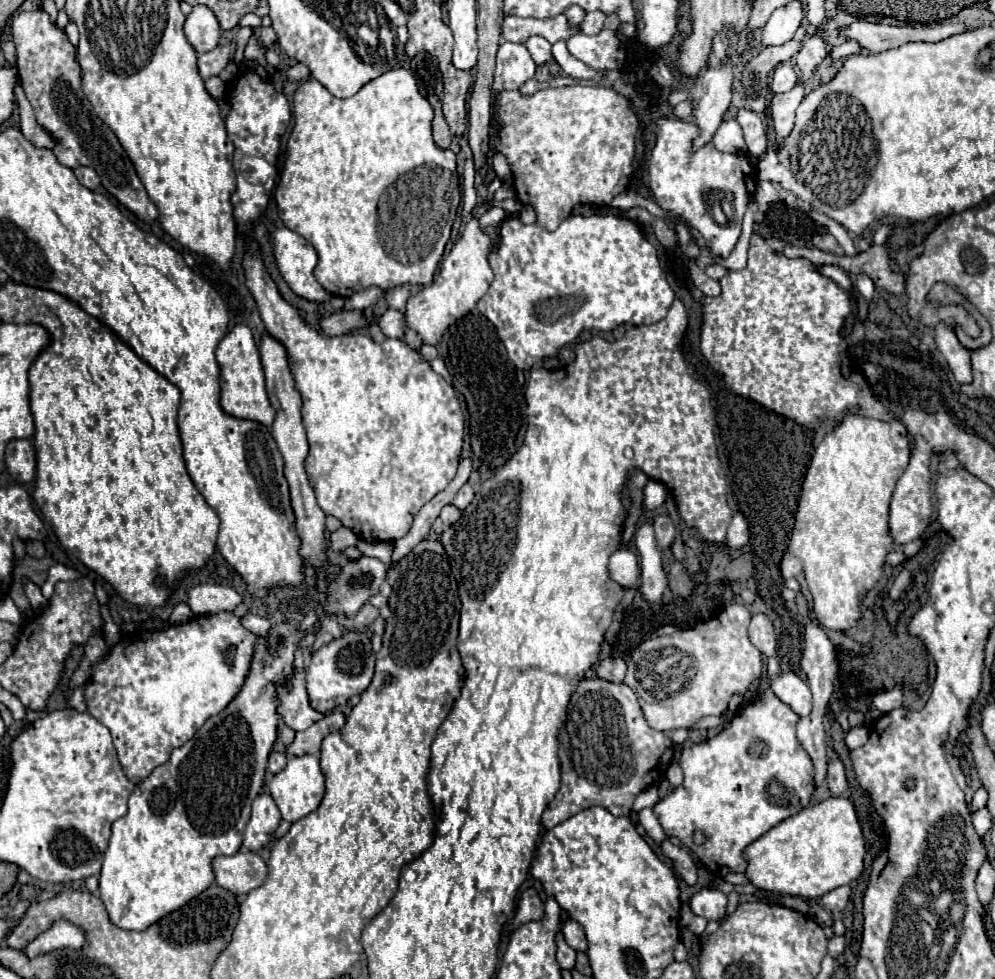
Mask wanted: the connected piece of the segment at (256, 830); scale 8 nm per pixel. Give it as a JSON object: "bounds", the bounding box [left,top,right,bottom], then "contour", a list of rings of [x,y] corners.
{"bounds":[243,794,281,852],"contour":[[[259,794],[253,800],[253,812],[243,832],[243,846],[251,852],[261,850],[273,838],[273,832],[277,830],[279,822],[281,814],[275,800],[269,794]]]}

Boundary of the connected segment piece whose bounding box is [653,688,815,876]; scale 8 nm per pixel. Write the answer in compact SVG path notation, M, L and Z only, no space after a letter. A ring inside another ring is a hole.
M763 688L757 696L757 702L741 708L735 718L713 738L693 744L689 750L681 752L681 768L683 768L683 788L673 790L661 802L655 804L653 812L661 822L667 836L679 838L685 846L691 848L693 854L715 874L727 876L731 872L745 874L747 858L745 850L749 844L759 840L765 832L769 832L781 820L801 812L815 790L813 786L813 762L805 748L801 748L795 732L797 732L799 716L781 700L771 688ZM703 830L707 842L701 846L693 844L693 832Z

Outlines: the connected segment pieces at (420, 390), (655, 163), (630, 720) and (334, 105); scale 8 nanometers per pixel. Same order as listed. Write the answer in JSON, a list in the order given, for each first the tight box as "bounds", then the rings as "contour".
[{"bounds":[243,248,465,542],"contour":[[[249,248],[249,252],[243,258],[243,264],[245,264],[245,272],[247,272],[247,286],[249,286],[255,302],[257,302],[257,308],[259,308],[259,314],[263,318],[267,334],[273,336],[275,340],[279,340],[289,352],[289,366],[291,366],[291,372],[293,372],[293,378],[295,378],[295,384],[297,384],[297,392],[301,394],[301,400],[303,400],[301,416],[303,416],[303,424],[305,424],[307,440],[309,440],[309,456],[305,460],[305,470],[307,470],[309,482],[315,490],[317,504],[321,506],[321,510],[325,514],[335,516],[337,520],[341,520],[341,524],[345,528],[353,530],[361,540],[367,540],[367,542],[377,542],[377,540],[379,542],[389,542],[389,540],[395,542],[395,540],[399,540],[401,536],[405,536],[409,532],[415,514],[437,492],[445,490],[445,486],[453,480],[453,476],[457,472],[457,464],[459,464],[459,458],[461,458],[461,446],[463,446],[463,434],[465,434],[465,418],[463,418],[463,412],[461,412],[461,406],[459,406],[459,400],[457,400],[457,394],[455,394],[451,382],[447,382],[443,376],[433,372],[433,368],[419,354],[419,350],[409,348],[403,340],[385,338],[381,344],[377,344],[377,342],[371,340],[371,336],[365,336],[365,334],[359,334],[359,332],[351,332],[351,334],[343,334],[343,336],[335,336],[335,338],[321,334],[319,330],[309,326],[291,304],[287,304],[281,298],[281,294],[277,292],[275,282],[271,280],[271,276],[267,274],[267,270],[263,266],[263,260],[261,260],[259,252]]]},{"bounds":[649,118,757,258],"contour":[[[665,118],[657,122],[657,144],[653,148],[651,160],[649,160],[649,172],[651,172],[651,190],[655,194],[655,202],[667,212],[683,216],[703,238],[707,248],[711,250],[713,258],[727,258],[731,250],[735,248],[739,236],[741,236],[741,222],[743,214],[749,204],[749,194],[755,192],[757,179],[755,168],[749,164],[747,156],[743,154],[723,154],[715,150],[713,142],[701,148],[699,152],[691,154],[691,140],[697,136],[697,126],[677,120],[677,118]]]},{"bounds":[541,678,673,830],"contour":[[[601,678],[581,680],[567,706],[567,720],[559,730],[559,762],[561,762],[561,788],[555,800],[541,816],[541,824],[549,830],[573,814],[589,808],[603,806],[613,816],[629,816],[633,800],[647,790],[653,780],[661,778],[671,764],[673,742],[667,734],[655,732],[643,718],[635,692],[627,684],[615,684]]]},{"bounds":[275,68,461,296],"contour":[[[393,68],[385,74],[381,74],[379,78],[367,82],[355,96],[345,98],[345,100],[335,98],[317,80],[307,80],[297,88],[297,92],[293,96],[293,114],[295,114],[295,128],[289,136],[289,144],[287,144],[289,156],[287,156],[283,174],[279,178],[279,186],[275,190],[275,200],[277,200],[279,216],[281,216],[283,224],[289,230],[301,234],[317,250],[319,262],[317,262],[315,272],[313,272],[317,282],[333,296],[337,296],[337,294],[339,296],[351,296],[351,294],[367,290],[371,286],[377,286],[381,290],[391,290],[391,288],[401,286],[401,284],[415,284],[415,286],[431,284],[433,274],[437,270],[437,264],[443,256],[445,244],[449,242],[451,224],[455,220],[455,214],[457,214],[457,208],[459,208],[459,202],[461,202],[461,192],[459,192],[459,176],[457,176],[455,154],[451,150],[441,150],[441,148],[435,146],[433,136],[431,136],[433,108],[419,94],[413,74],[405,68]]]}]

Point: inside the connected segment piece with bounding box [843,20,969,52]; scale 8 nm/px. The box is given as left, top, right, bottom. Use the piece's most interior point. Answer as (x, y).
(875, 37)

